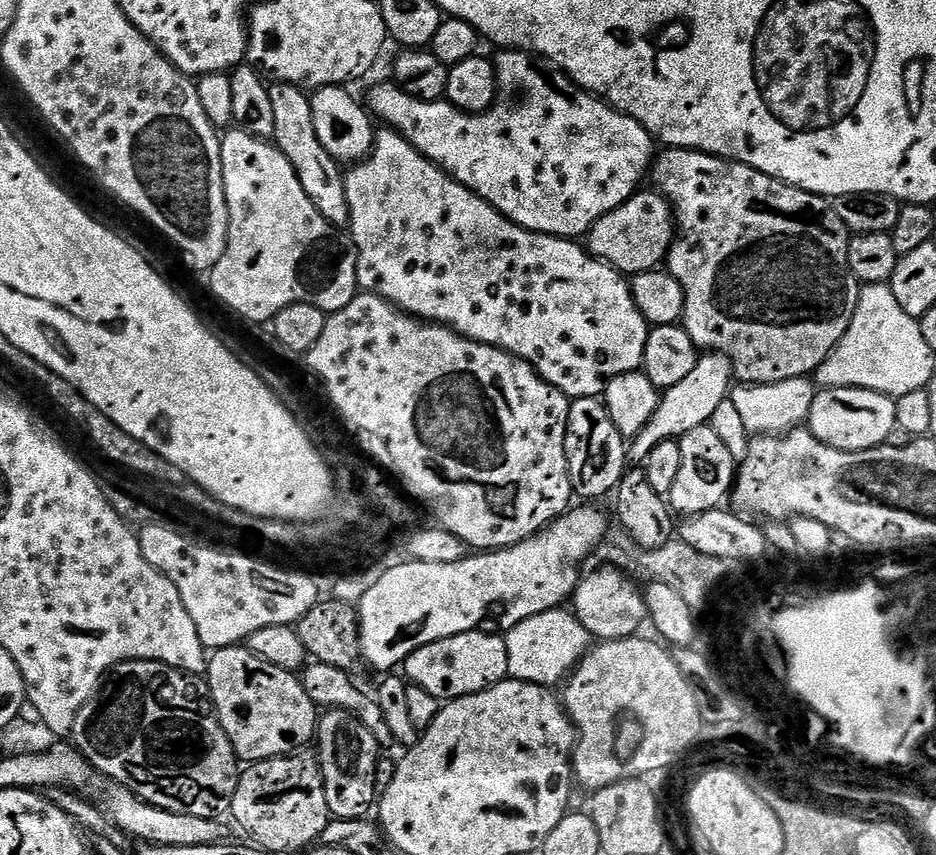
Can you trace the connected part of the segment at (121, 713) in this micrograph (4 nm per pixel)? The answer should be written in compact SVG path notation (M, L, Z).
M126 660L117 664L100 687L87 702L78 710L78 718L74 718L74 730L70 737L71 743L80 753L92 763L103 776L109 776L122 786L129 788L135 796L142 797L147 804L153 804L159 808L165 808L171 812L181 812L187 816L201 816L202 818L213 818L216 812L227 813L232 807L234 790L238 779L238 757L232 748L232 743L227 734L222 730L220 720L216 717L216 709L212 706L212 697L208 685L199 675L181 672L178 668L171 668L169 664L163 664L157 660Z

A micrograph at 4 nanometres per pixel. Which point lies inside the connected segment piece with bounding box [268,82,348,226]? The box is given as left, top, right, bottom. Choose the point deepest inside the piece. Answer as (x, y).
(319, 172)

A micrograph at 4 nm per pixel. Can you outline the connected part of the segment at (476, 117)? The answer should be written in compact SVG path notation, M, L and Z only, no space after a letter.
M510 48L507 50L497 51L497 56L494 56L494 63L496 66L496 103L492 105L491 108L487 108L484 112L464 112L461 108L455 108L453 104L449 104L444 100L419 100L418 98L414 98L410 94L406 94L398 85L394 82L387 82L388 84L376 84L372 89L368 92L368 100L366 99L366 107L371 113L373 117L377 121L385 120L387 127L391 129L393 132L399 132L401 136L405 136L406 139L410 141L410 143L417 148L420 153L422 153L426 159L432 160L435 162L438 167L443 170L443 172L447 172L448 175L453 176L456 181L460 184L465 184L467 188L470 189L474 194L478 194L483 198L486 203L490 206L494 206L500 213L506 217L508 220L513 220L518 226L522 226L526 230L530 230L531 232L541 232L542 234L550 234L551 236L562 236L565 238L580 238L583 237L592 227L594 226L594 222L598 222L598 218L602 218L607 212L613 212L618 206L622 206L627 202L632 195L641 187L640 179L643 176L646 176L646 173L649 171L650 165L654 160L654 151L652 152L652 147L654 147L654 141L652 139L652 135L646 131L643 126L641 126L638 121L634 119L632 116L626 115L624 112L620 112L617 108L612 107L611 104L608 104L604 100L600 99L599 96L594 96L592 93L587 92L585 88L580 88L577 86L571 78L569 78L565 72L560 71L559 68L556 67L555 64L552 63L551 60L544 59L543 56L537 56L531 52L522 52L519 48Z

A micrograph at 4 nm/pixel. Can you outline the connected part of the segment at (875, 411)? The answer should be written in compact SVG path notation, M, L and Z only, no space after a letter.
M820 388L806 419L808 431L818 442L847 452L880 447L895 425L895 399L865 388Z

